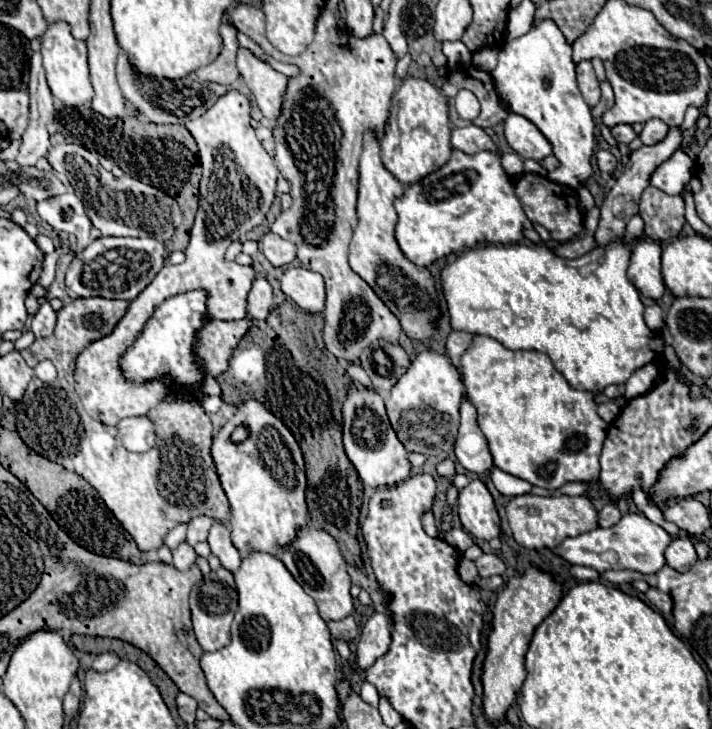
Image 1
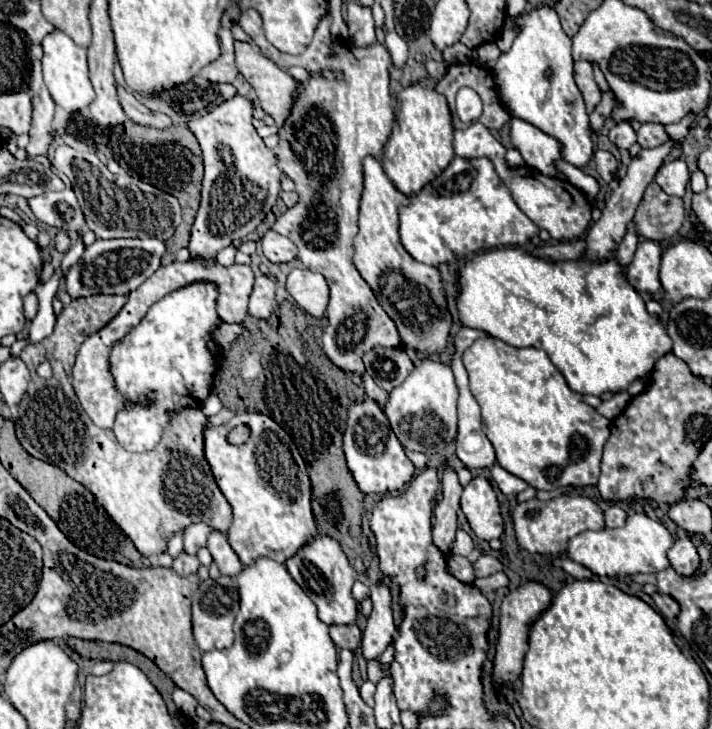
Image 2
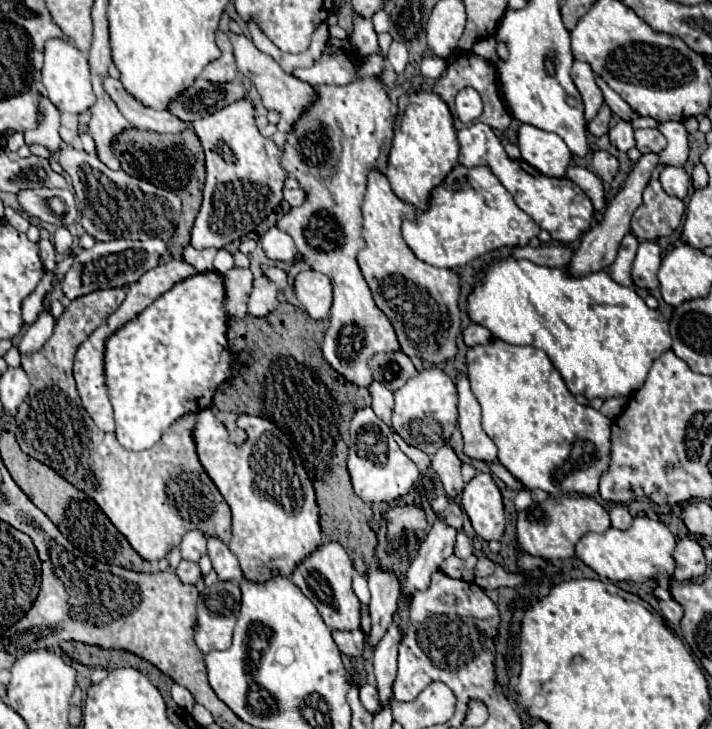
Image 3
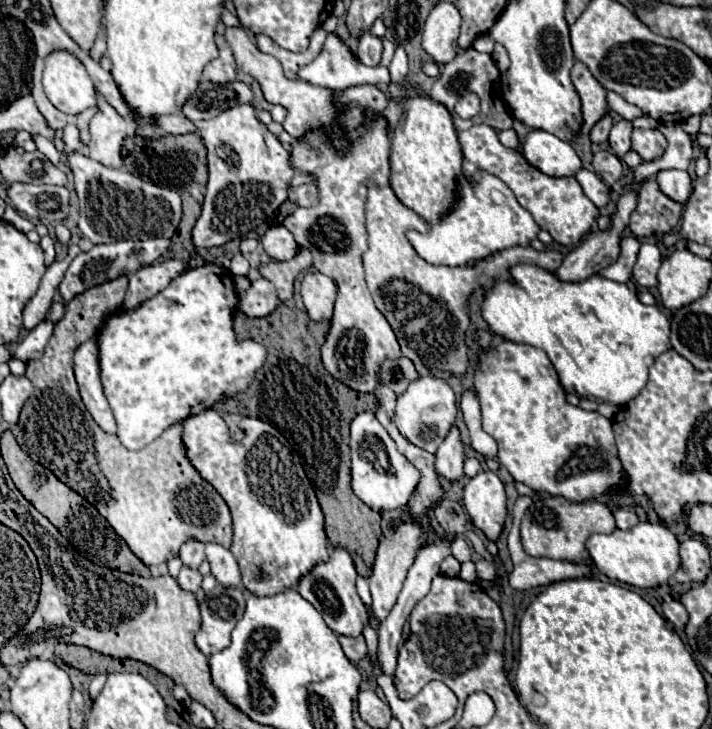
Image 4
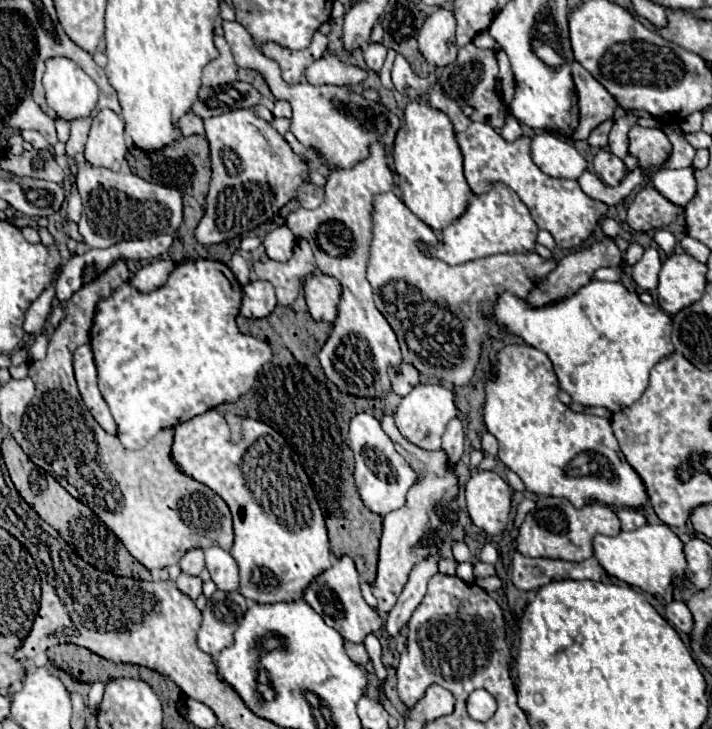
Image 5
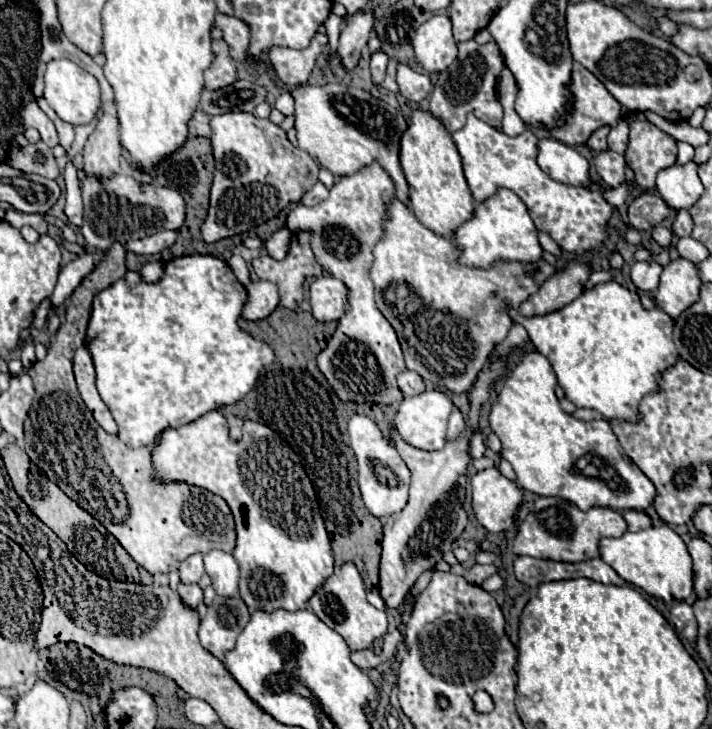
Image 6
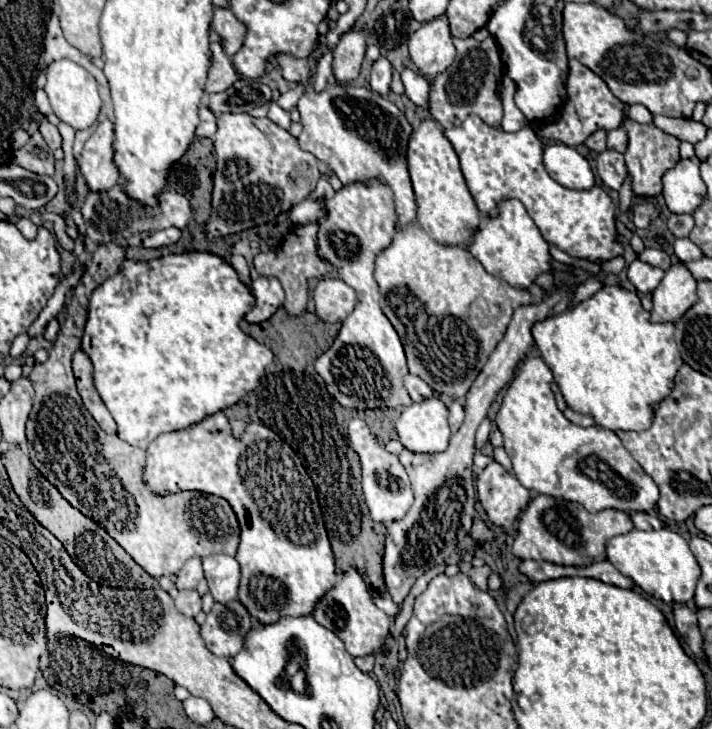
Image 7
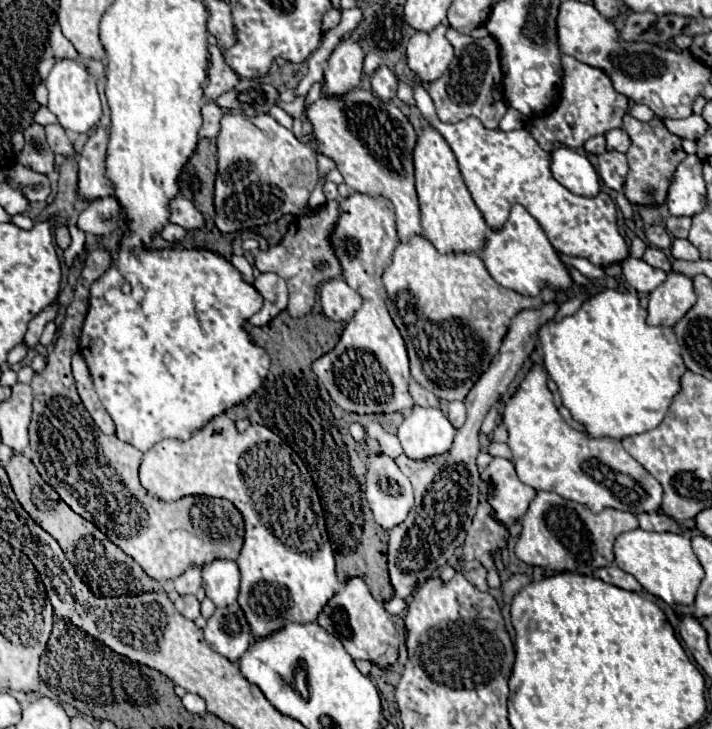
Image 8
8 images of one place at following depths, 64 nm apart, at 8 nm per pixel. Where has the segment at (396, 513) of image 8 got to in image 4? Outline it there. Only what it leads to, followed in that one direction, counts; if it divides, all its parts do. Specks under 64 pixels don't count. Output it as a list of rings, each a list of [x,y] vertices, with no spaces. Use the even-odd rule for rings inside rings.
[[[360,412],[350,424],[350,450],[352,450],[352,490],[372,510],[394,510],[404,506],[418,486],[420,472],[396,448],[386,428],[372,412]]]

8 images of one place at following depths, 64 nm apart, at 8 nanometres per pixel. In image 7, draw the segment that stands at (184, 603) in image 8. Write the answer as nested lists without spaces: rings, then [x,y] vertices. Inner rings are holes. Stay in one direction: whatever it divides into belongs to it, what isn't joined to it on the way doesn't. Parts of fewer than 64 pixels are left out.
[[[180,590],[176,598],[176,606],[186,616],[196,616],[202,610],[202,598],[198,590]]]

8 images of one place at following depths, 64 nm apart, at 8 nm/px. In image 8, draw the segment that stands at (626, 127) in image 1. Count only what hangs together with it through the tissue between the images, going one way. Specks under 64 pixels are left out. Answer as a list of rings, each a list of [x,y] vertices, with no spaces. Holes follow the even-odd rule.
[[[610,130],[606,134],[606,148],[608,150],[618,150],[618,152],[626,152],[630,146],[630,138],[624,130]]]

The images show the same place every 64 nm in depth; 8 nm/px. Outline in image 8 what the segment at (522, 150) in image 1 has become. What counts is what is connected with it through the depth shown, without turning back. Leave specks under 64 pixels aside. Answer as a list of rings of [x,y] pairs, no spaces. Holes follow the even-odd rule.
[[[560,146],[550,152],[550,170],[552,176],[566,186],[570,192],[580,196],[594,196],[600,192],[598,174],[586,156],[580,156],[576,150]]]

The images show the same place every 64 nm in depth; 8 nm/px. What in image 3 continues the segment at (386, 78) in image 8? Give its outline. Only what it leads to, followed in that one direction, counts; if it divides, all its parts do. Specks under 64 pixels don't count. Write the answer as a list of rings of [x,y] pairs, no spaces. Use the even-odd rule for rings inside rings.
[[[352,12],[352,34],[350,34],[350,42],[354,46],[354,50],[360,56],[368,56],[372,52],[378,52],[378,38],[372,26],[370,18],[364,18],[356,12]]]

